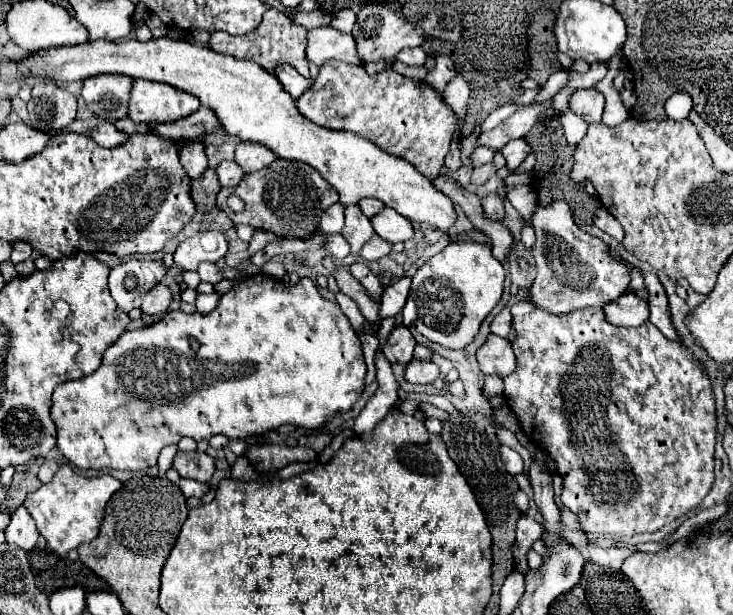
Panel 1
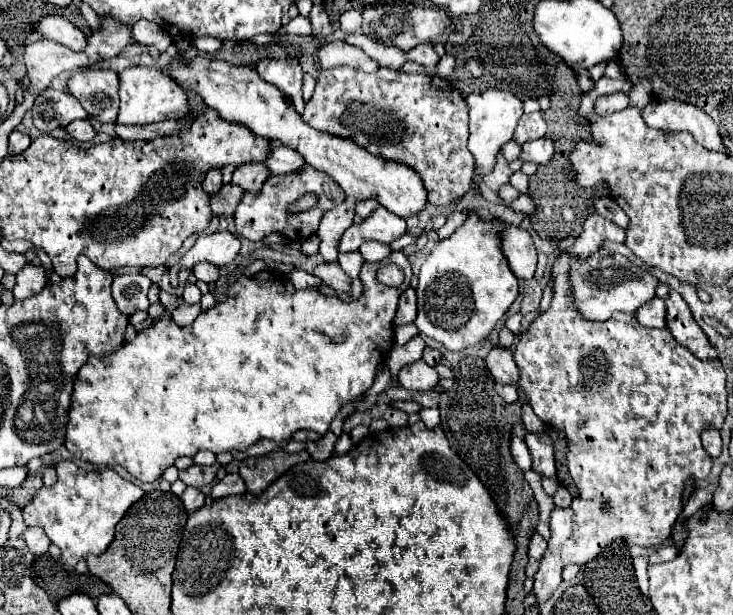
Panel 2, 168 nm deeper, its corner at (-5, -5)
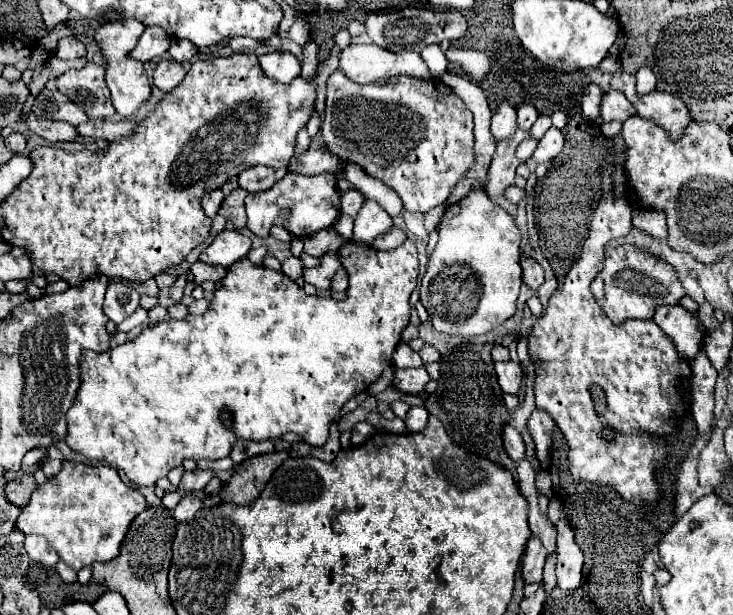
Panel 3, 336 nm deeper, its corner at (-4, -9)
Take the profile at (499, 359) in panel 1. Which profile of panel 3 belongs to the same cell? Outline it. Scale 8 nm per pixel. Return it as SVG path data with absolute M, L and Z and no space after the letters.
M508 360L508 362L496 362L494 368L496 368L496 374L498 374L500 388L508 394L518 394L522 380L524 380L524 372L522 372L520 364Z

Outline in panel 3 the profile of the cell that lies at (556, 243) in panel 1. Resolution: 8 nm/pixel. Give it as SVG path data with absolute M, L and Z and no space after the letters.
M632 244L606 250L606 262L600 276L592 282L592 294L596 302L602 306L604 314L614 324L622 324L624 320L630 320L630 318L650 320L654 316L656 306L660 304L676 306L680 298L686 296L674 266L670 266L656 254L648 250L640 250Z

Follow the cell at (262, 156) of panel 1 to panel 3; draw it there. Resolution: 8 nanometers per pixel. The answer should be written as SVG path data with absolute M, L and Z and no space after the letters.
M310 148L306 154L302 154L296 160L292 158L288 166L288 172L306 174L306 176L324 174L324 172L338 176L342 170L344 170L344 162L340 158L336 158L328 150L316 150L316 148Z

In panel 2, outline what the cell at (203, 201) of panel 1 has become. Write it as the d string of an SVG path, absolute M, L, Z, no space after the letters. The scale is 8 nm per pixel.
M223 184L217 194L209 196L209 206L215 216L233 216L241 196L243 196L241 188L231 186L231 184Z

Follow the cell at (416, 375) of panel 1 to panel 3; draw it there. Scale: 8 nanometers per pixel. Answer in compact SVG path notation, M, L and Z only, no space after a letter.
M396 368L394 370L394 388L406 394L420 394L428 384L428 372L424 368Z

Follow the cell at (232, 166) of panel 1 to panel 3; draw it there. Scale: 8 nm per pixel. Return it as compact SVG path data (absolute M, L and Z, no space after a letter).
M256 166L256 168L248 168L238 176L238 184L240 188L256 194L256 192L266 192L270 190L278 180L284 178L284 170L274 170L268 166Z

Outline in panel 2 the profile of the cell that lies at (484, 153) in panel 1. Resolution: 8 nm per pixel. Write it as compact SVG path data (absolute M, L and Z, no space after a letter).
M509 140L507 144L503 144L503 148L501 148L501 154L505 156L505 160L507 160L507 162L511 162L511 160L519 158L519 154L521 154L521 146L519 146L517 142Z

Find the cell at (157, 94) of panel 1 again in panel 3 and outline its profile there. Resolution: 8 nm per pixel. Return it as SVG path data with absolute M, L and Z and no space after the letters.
M126 18L126 20L106 22L94 34L94 40L96 40L96 44L98 44L98 48L106 60L106 84L112 92L112 104L120 116L136 114L138 108L150 98L150 92L152 92L148 78L146 78L144 64L130 58L130 52L134 50L142 32L144 32L144 24L140 24L134 18Z

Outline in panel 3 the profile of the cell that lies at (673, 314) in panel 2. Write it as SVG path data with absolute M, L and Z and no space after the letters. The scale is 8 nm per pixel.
M702 348L702 352L696 354L694 362L692 362L692 378L690 378L690 386L692 386L692 404L690 404L690 414L696 420L698 432L708 432L710 424L712 424L712 408L714 408L714 384L716 384L716 370L712 368L710 360L706 358L706 352Z

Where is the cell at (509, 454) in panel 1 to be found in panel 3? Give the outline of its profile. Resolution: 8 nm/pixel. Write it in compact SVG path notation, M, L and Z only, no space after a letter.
M504 424L504 426L502 426L502 442L504 442L504 448L506 448L508 456L510 456L514 462L526 456L524 440L522 440L522 436L520 436L510 424Z

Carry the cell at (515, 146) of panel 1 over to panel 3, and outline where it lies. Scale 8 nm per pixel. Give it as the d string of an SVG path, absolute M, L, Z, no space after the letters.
M550 128L550 130L542 136L542 140L540 140L540 144L538 144L538 148L536 148L536 152L534 152L532 158L534 158L538 164L542 164L542 162L546 162L546 160L556 158L556 156L562 152L562 146L564 146L564 134L562 134L560 130L556 130L556 128Z

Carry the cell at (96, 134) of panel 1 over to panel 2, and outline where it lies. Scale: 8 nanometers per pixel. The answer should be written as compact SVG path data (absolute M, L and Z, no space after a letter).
M83 118L83 120L75 120L73 124L69 124L69 128L65 128L77 142L89 142L89 140L93 140L95 138L95 128L93 128L93 124L87 120L87 118Z

